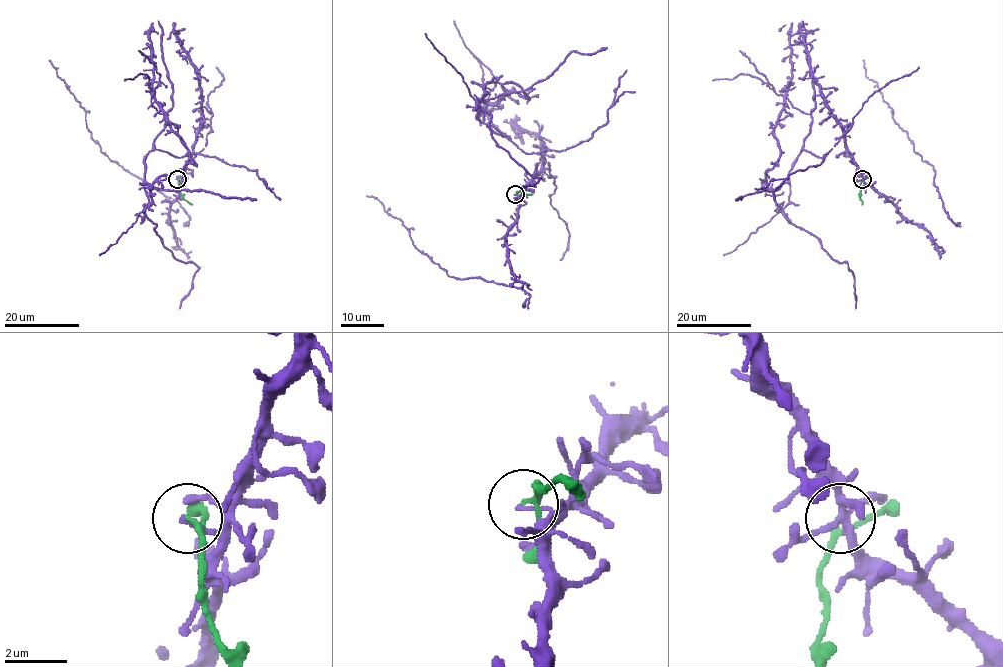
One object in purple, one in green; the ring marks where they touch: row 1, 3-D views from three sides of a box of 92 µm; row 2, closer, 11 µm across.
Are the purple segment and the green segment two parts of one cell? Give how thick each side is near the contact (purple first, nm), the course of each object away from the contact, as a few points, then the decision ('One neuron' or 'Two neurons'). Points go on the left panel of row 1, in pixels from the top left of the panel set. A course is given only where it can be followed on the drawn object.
Thickness 130 nm (purple) against 140 nm. Course of purple: (176, 178), (210, 125), (198, 153), (152, 149), (145, 160), (145, 215), (198, 267), (179, 308). Course of green: (176, 178), (181, 196), (192, 204). Two neurons

